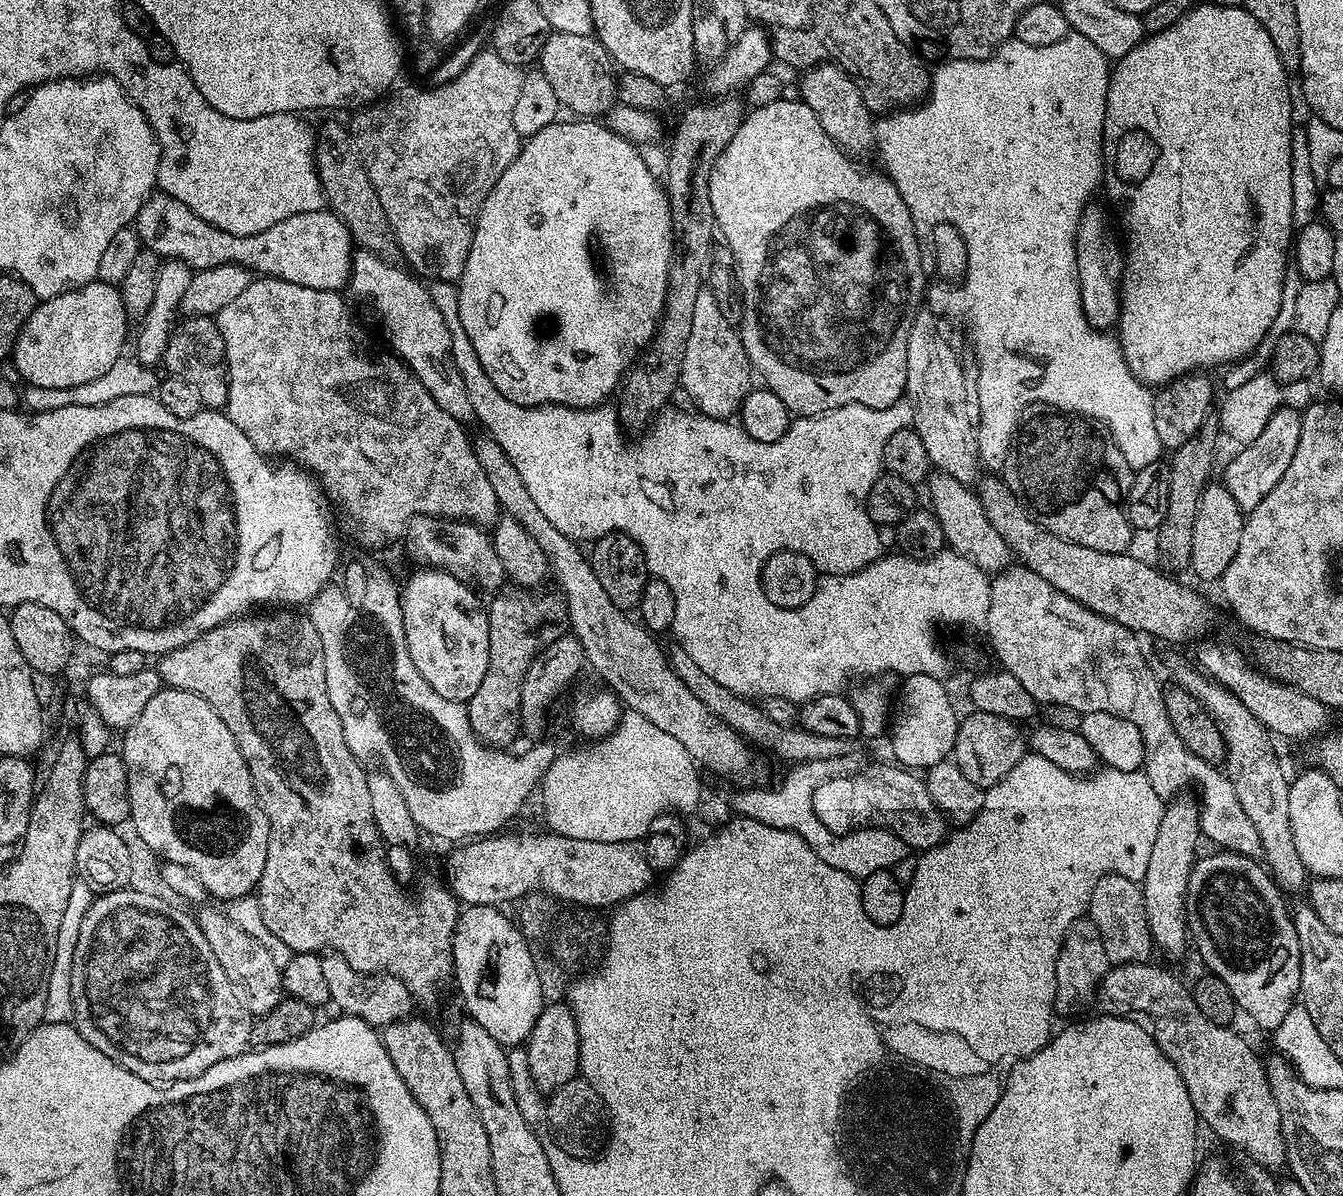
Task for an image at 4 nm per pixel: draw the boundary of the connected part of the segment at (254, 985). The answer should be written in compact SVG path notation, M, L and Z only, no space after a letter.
M204 906L199 909L198 923L202 934L206 934L206 942L210 942L210 950L214 950L214 958L218 958L218 966L222 966L222 974L230 982L230 990L234 990L234 998L242 1002L249 1017L255 1018L274 1010L278 1002L285 999L282 986L282 974L278 966L274 966L274 958L270 958L270 950L258 942L258 938L250 938L246 930L234 926L230 922L227 911Z

